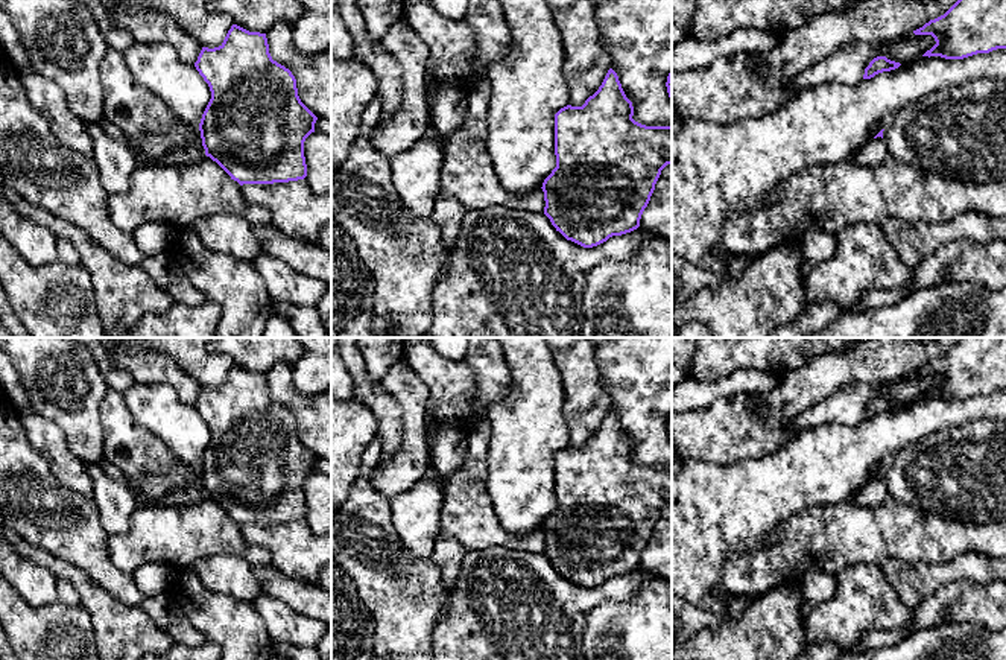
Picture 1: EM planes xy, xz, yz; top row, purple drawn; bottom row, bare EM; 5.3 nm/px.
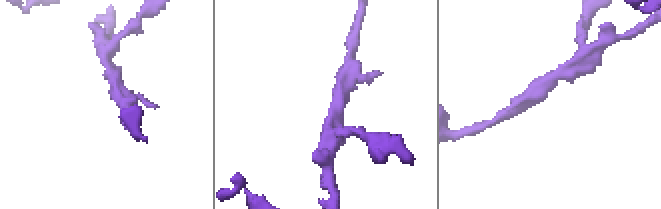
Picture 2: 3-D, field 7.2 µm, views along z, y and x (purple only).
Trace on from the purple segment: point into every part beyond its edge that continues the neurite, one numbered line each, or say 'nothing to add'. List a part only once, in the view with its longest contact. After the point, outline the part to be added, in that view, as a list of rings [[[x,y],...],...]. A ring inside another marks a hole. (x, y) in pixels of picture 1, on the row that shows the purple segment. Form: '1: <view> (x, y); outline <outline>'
nothing to add

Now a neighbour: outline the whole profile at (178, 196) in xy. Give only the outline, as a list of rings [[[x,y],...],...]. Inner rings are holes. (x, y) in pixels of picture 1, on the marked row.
[[[204,155],[185,166],[138,164],[128,190],[108,198],[112,224],[134,233],[141,224],[188,228],[210,216],[240,216],[251,225],[270,225],[266,207],[246,202],[242,186]]]

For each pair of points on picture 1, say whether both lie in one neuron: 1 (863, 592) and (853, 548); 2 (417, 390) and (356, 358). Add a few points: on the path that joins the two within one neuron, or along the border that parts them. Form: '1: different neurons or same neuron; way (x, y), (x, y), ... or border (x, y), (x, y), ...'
1: different neurons; border (880, 564), (851, 564), (835, 575)
2: different neurons; border (379, 382), (397, 402), (400, 412)

